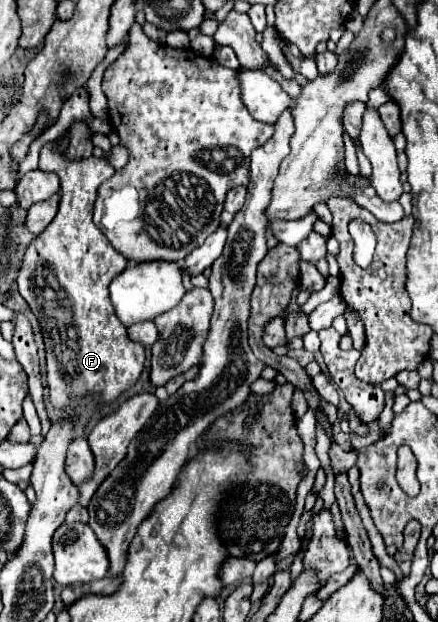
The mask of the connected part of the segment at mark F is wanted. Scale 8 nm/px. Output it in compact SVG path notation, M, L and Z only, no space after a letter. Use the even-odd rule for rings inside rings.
M48 142L40 150L40 170L54 172L60 176L62 180L60 206L56 218L46 226L42 234L38 234L30 242L16 284L18 284L18 292L28 302L28 306L32 308L32 312L36 314L42 326L44 344L46 344L46 362L48 362L46 380L50 388L50 402L56 408L74 406L82 402L82 398L88 392L94 392L94 396L100 402L112 402L138 380L144 368L144 346L140 342L130 340L128 328L118 320L108 296L110 282L128 266L128 260L120 252L116 252L112 244L108 244L108 238L92 222L96 190L104 180L108 180L114 174L114 168L106 162L104 156L68 160L64 158L64 152L56 154L52 142Z

